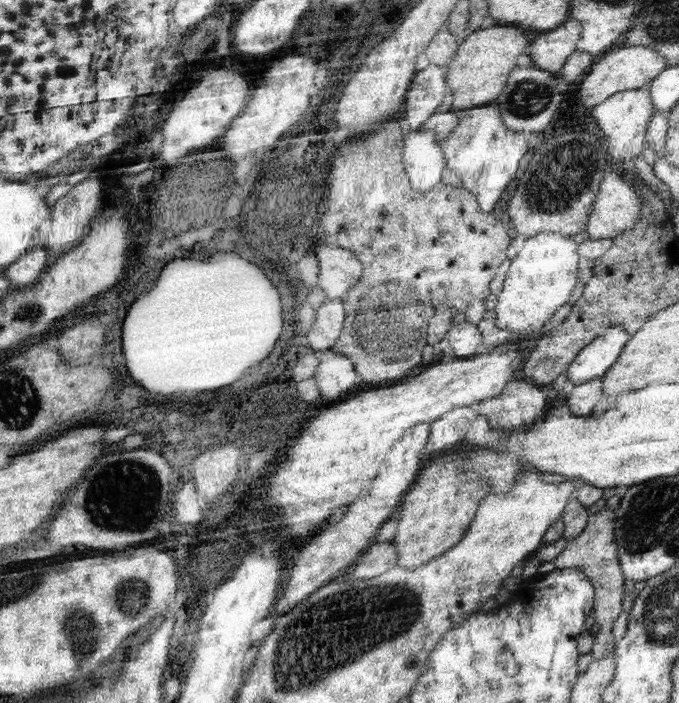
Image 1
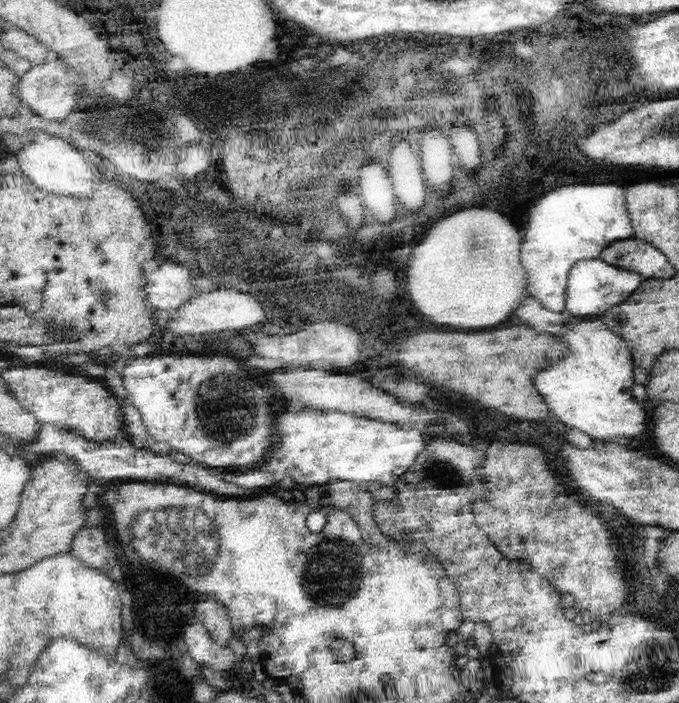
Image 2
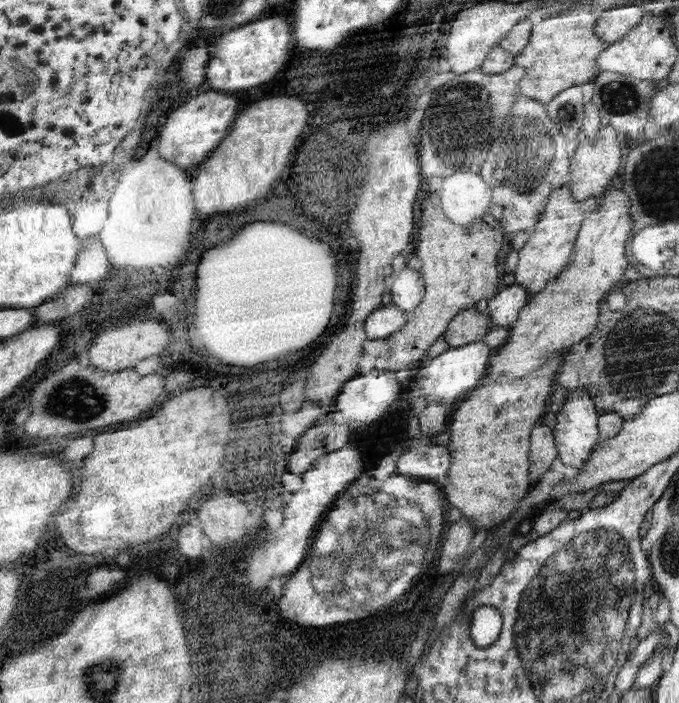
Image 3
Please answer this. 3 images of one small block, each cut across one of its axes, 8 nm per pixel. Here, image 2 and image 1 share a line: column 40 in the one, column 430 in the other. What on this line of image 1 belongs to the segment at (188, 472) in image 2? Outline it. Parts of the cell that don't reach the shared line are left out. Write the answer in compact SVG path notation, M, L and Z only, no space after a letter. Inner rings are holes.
M479 404L467 406L467 408L457 408L453 412L447 412L441 420L431 424L431 436L429 444L425 448L425 454L431 452L441 452L441 450L451 450L459 444L463 444L469 428L479 416Z

